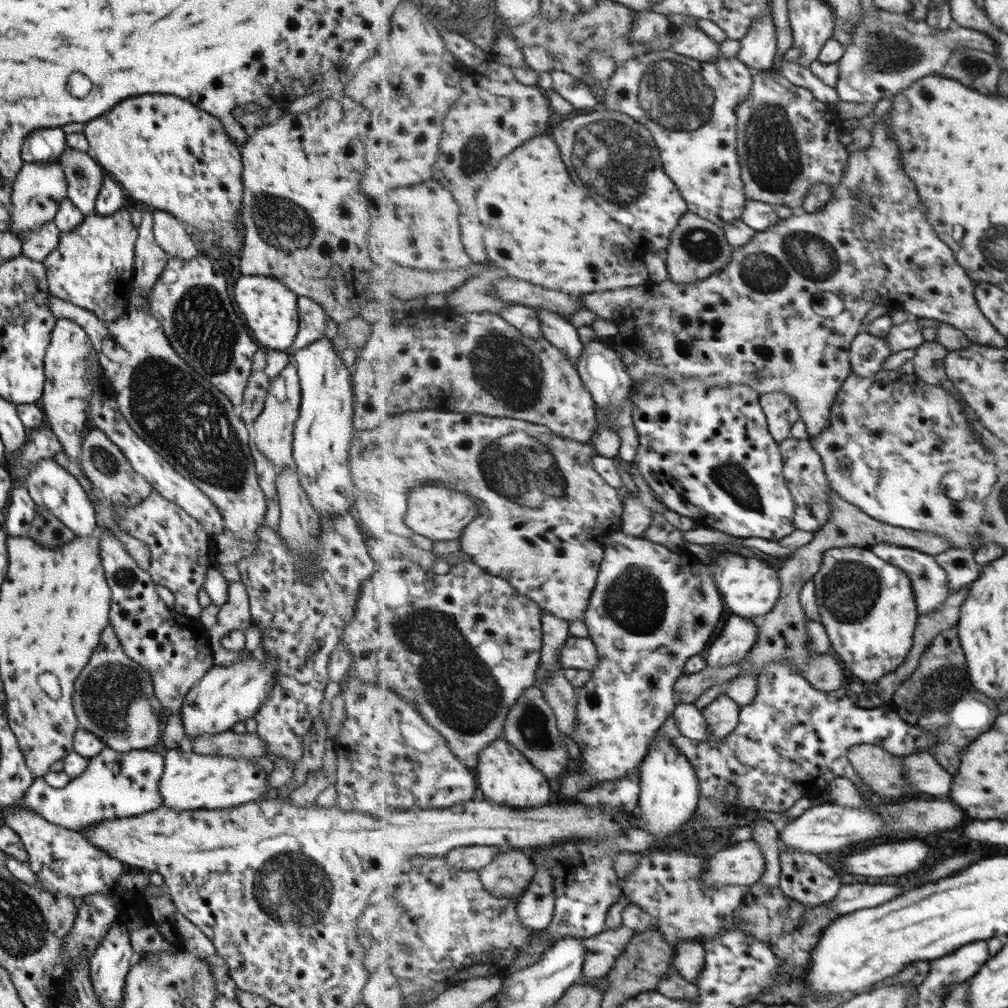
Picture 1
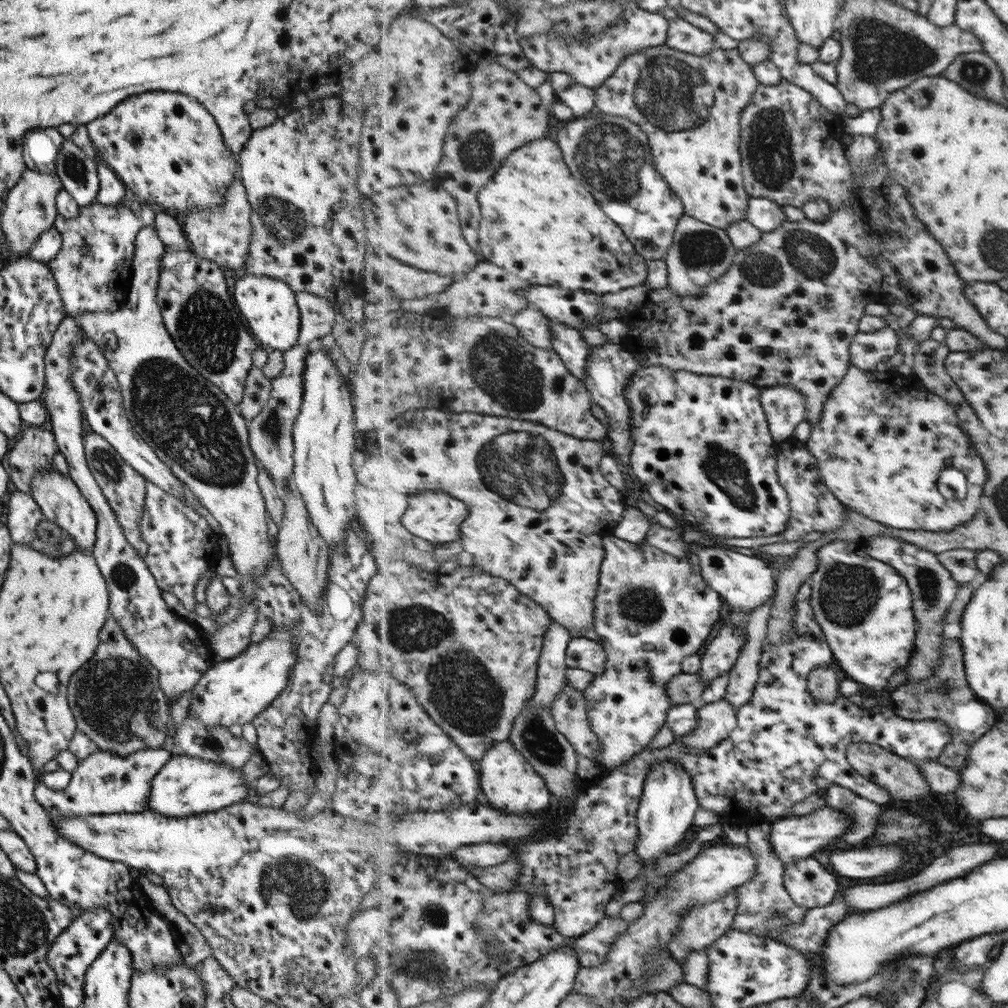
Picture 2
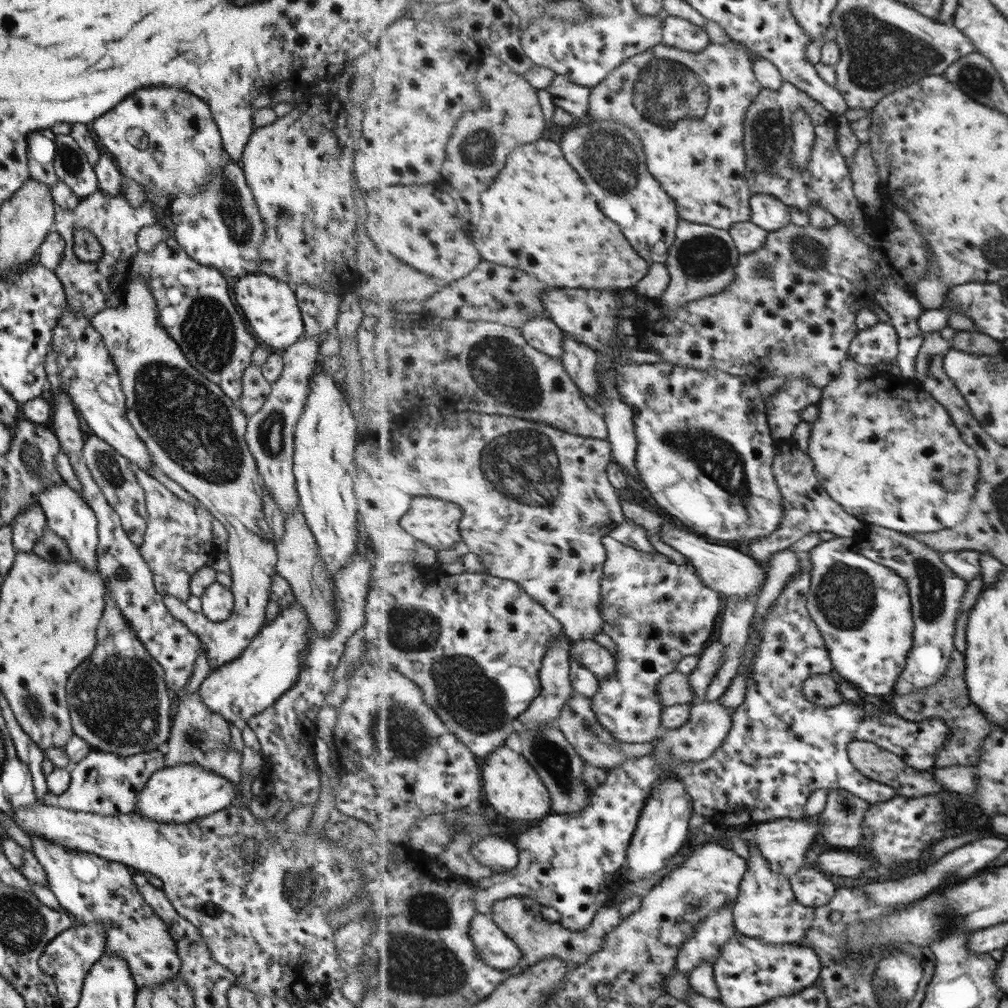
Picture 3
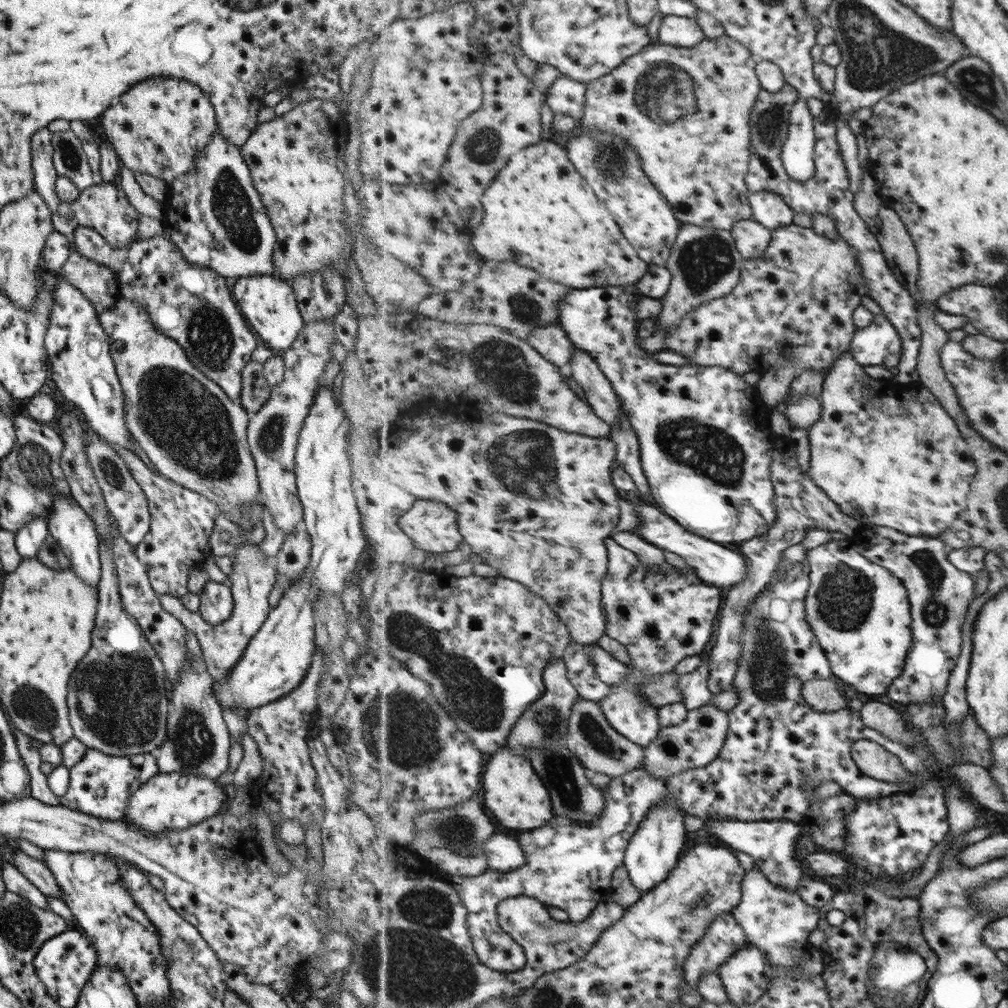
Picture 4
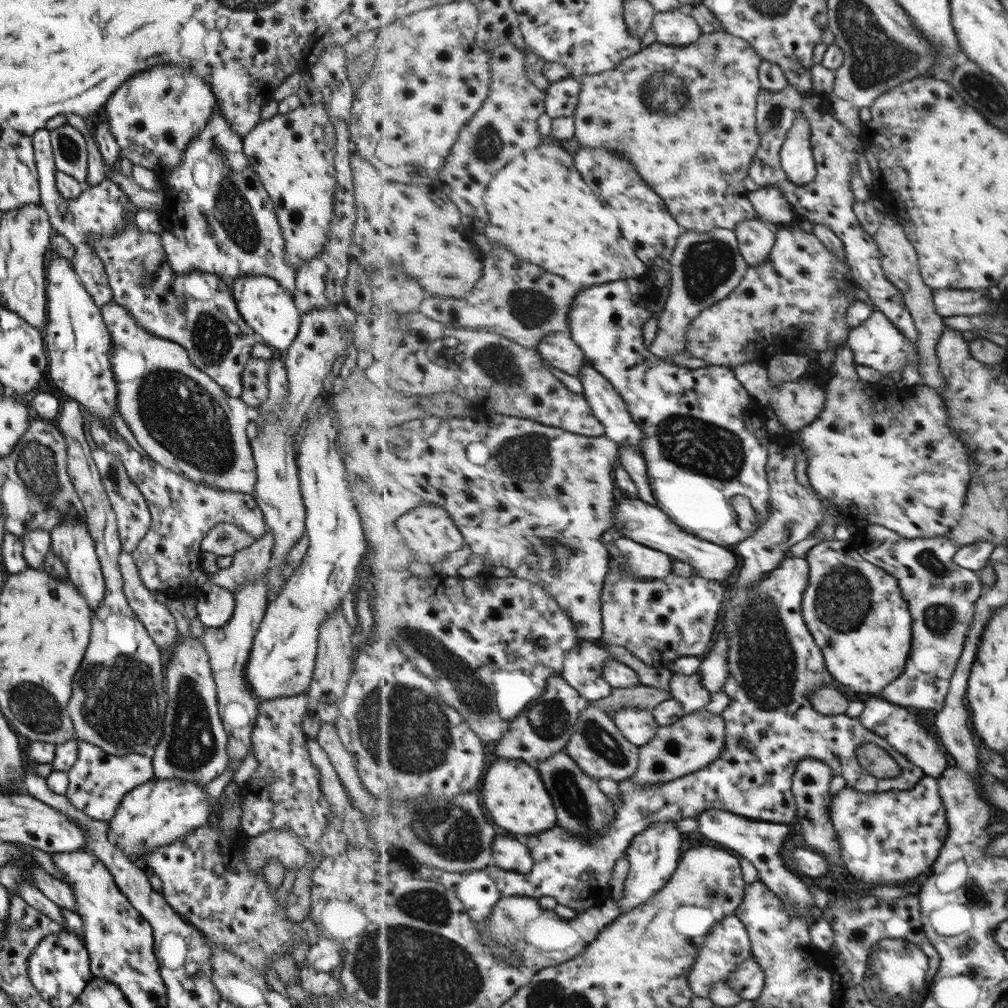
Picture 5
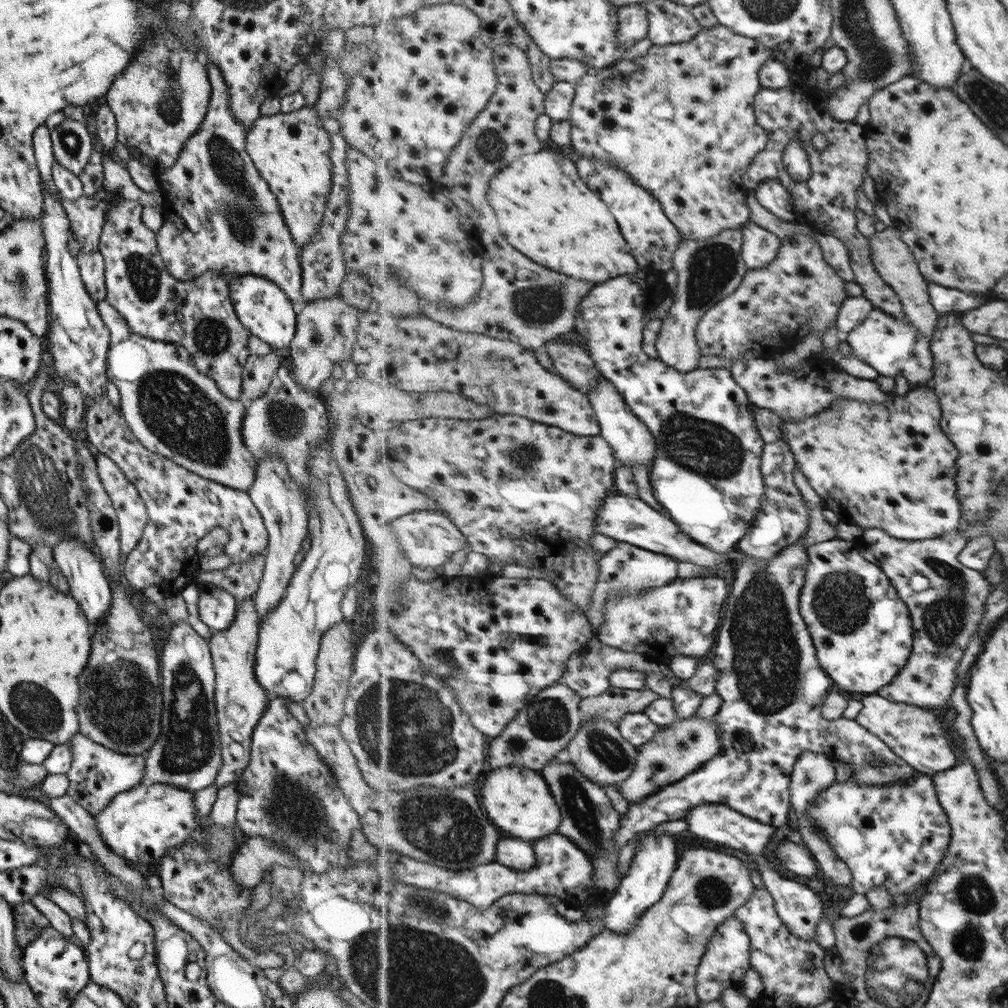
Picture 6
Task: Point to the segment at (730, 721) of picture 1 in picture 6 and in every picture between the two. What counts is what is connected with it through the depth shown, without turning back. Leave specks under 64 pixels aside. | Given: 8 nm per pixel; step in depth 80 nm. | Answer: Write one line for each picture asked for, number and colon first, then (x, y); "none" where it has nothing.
2: (718, 720)
3: (710, 724)
4: (697, 741)
5: (698, 739)
6: (685, 746)

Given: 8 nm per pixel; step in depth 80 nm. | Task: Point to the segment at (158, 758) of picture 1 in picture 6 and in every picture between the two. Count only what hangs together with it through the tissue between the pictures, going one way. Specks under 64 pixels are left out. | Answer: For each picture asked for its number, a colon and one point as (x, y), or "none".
2: (105, 783)
3: (102, 783)
4: (99, 785)
5: (97, 781)
6: (97, 774)

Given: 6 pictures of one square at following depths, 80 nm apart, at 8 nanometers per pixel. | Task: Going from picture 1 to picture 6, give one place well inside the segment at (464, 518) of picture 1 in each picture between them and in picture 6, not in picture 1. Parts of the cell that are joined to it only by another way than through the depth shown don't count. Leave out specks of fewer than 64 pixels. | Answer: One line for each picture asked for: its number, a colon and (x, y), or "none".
2: (437, 517)
3: (434, 521)
4: (433, 525)
5: (430, 533)
6: (428, 538)

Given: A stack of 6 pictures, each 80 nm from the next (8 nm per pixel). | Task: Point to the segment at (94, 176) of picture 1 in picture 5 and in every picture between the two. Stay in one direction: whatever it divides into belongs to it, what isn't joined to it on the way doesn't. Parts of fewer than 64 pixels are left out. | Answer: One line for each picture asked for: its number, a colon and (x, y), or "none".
2: (77, 172)
3: (70, 166)
4: (68, 158)
5: (68, 145)

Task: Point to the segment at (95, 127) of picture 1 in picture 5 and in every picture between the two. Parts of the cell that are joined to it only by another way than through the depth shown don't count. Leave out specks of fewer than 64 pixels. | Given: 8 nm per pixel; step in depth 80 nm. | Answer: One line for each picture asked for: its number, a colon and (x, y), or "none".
2: (164, 147)
3: (163, 138)
4: (158, 126)
5: (152, 116)

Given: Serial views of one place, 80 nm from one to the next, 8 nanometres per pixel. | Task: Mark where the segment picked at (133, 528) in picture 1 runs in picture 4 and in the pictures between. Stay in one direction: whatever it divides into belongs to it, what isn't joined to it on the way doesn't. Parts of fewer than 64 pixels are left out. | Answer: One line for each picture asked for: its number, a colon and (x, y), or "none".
2: (179, 541)
3: (176, 542)
4: (175, 544)

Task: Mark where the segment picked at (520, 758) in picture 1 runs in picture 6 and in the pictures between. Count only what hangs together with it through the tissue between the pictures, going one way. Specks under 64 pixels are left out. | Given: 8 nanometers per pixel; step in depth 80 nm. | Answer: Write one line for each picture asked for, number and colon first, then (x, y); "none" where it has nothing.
2: (510, 782)
3: (513, 787)
4: (514, 792)
5: (514, 792)
6: (518, 799)

